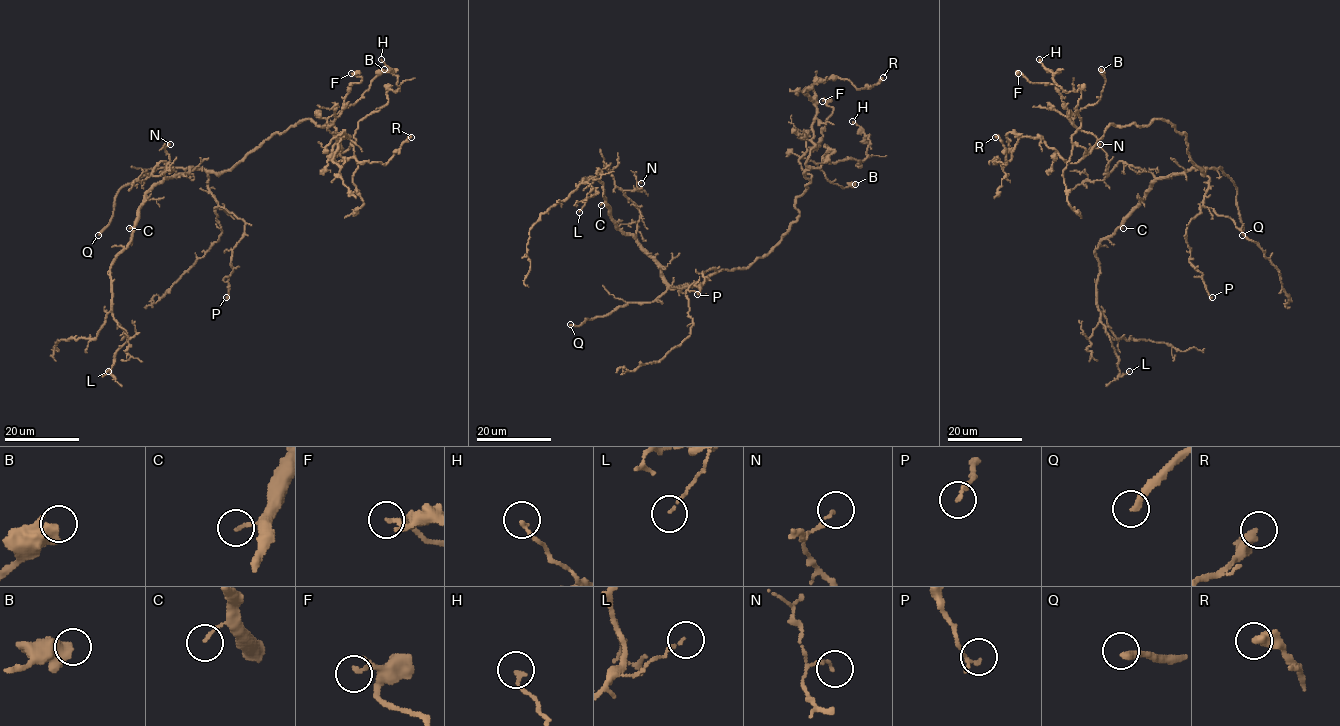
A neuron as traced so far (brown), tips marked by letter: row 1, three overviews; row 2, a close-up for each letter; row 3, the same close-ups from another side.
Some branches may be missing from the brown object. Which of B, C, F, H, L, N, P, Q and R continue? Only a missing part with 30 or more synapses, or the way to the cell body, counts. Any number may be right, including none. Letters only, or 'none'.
Q

